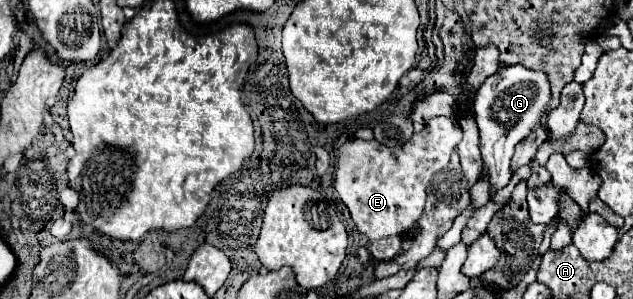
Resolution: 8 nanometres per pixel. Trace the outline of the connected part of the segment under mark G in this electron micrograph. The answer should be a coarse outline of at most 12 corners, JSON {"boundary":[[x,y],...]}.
{"boundary":[[511,66],[473,100],[483,174],[509,184],[515,146],[547,118],[547,72]]}

